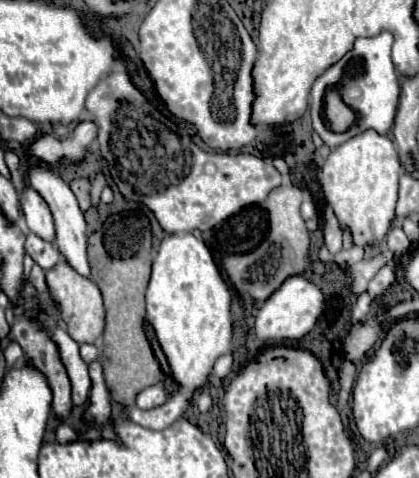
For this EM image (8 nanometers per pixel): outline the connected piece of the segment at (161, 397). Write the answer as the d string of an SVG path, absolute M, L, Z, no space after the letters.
M151 385L147 389L143 389L139 395L137 395L137 401L135 405L139 409L153 409L153 407L159 407L167 401L167 391L163 385Z

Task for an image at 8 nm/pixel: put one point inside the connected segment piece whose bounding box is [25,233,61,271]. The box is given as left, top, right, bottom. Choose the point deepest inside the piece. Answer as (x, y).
(45, 254)

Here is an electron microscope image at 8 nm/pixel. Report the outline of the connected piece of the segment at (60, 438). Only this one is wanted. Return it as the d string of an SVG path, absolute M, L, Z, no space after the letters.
M59 423L57 431L55 431L55 439L57 439L57 443L71 443L71 441L77 441L79 437L67 423Z

